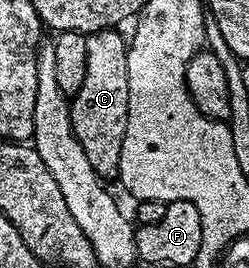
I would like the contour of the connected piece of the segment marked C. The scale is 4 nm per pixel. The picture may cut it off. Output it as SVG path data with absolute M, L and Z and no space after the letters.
M118 28L87 34L87 71L80 91L71 97L69 115L80 146L104 180L117 177L128 124L128 38Z

